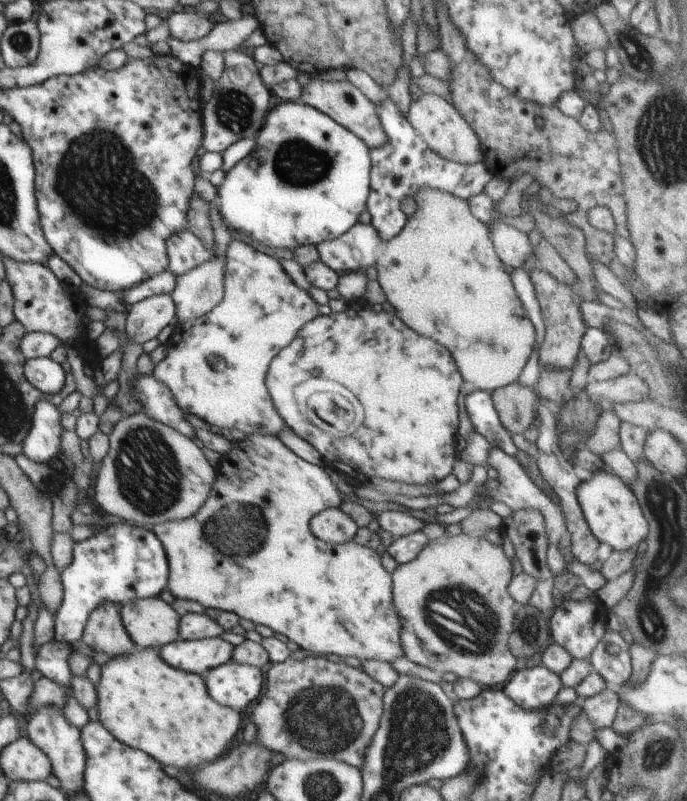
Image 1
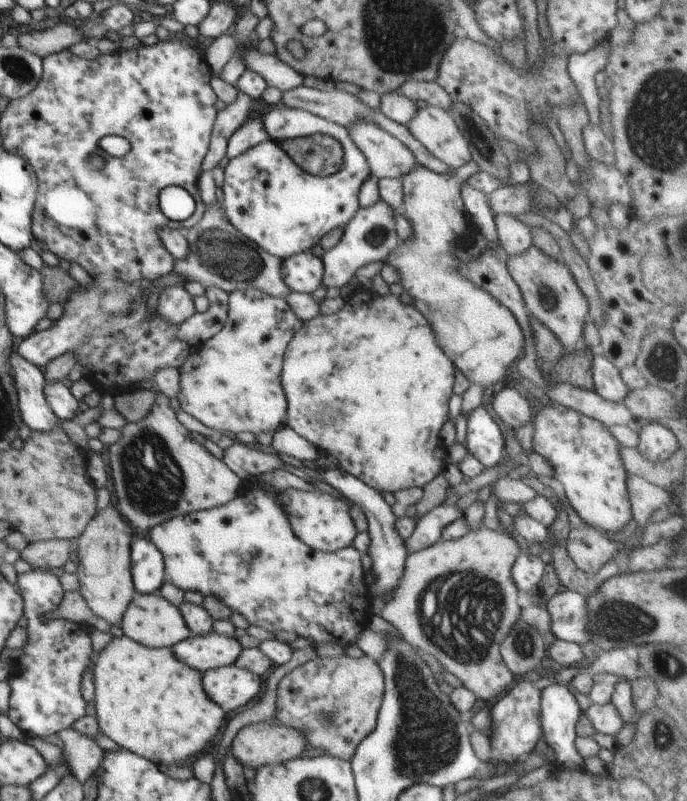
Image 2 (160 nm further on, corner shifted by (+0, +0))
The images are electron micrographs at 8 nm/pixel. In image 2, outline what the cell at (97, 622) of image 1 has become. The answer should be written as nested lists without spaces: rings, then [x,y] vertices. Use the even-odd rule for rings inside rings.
[[[113,505],[94,513],[76,541],[78,544],[78,594],[84,598],[96,617],[121,626],[124,611],[134,600],[137,590],[131,577],[131,544],[135,539],[132,527]]]

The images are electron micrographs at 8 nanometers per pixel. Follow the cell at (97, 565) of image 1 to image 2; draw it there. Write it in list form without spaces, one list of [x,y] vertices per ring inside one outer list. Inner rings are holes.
[[[138,538],[132,541],[131,577],[140,595],[158,594],[165,583],[165,562],[152,541]]]

